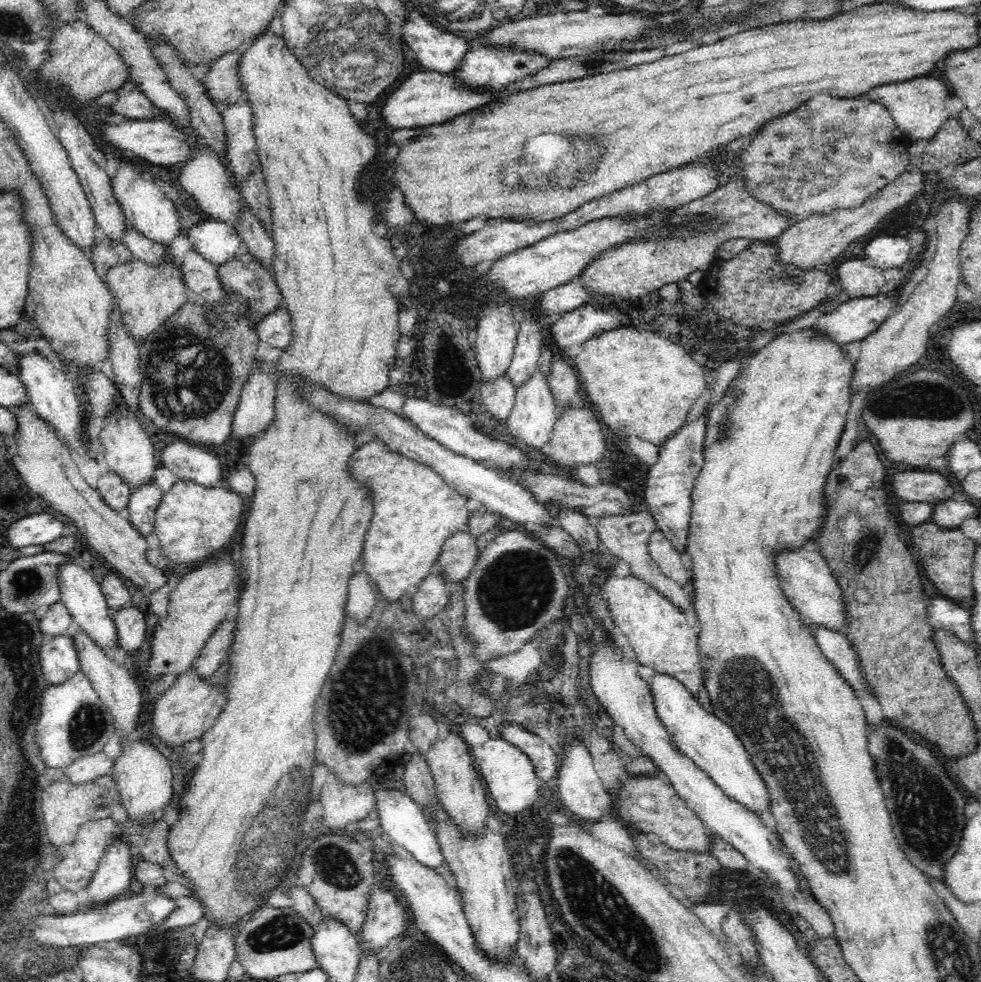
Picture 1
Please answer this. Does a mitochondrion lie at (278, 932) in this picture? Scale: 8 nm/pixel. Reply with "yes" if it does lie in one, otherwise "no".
yes

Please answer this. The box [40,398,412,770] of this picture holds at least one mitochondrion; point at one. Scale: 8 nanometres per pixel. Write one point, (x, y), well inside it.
(364, 712)

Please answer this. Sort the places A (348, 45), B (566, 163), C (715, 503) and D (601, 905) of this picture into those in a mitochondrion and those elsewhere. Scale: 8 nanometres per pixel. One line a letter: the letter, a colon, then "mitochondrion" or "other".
A: mitochondrion
B: mitochondrion
C: other
D: mitochondrion

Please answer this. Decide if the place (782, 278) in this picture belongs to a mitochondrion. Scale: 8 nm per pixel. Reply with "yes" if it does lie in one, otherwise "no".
yes

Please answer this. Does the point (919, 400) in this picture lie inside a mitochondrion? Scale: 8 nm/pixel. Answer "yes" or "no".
yes

